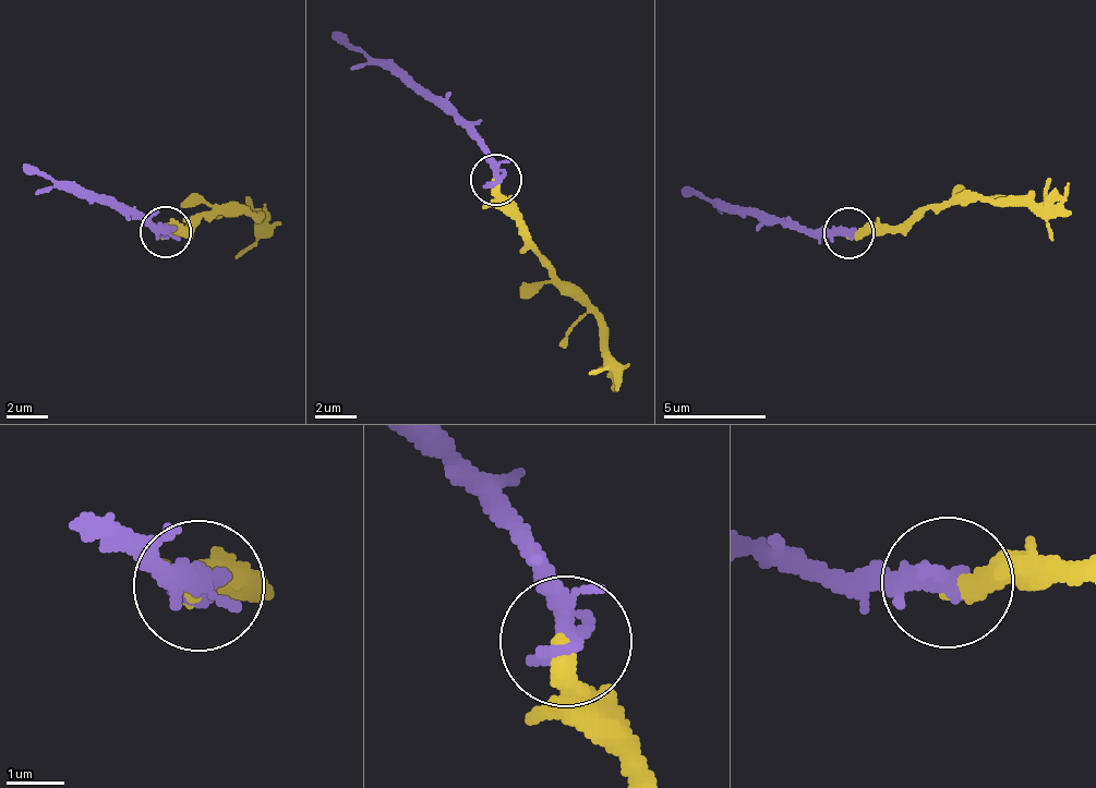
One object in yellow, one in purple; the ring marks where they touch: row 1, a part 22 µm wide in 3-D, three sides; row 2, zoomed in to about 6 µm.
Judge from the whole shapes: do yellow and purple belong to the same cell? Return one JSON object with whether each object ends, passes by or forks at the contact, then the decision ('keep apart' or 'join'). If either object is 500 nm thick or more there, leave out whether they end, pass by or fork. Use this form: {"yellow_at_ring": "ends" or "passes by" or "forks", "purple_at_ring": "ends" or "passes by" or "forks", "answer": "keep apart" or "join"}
{"yellow_at_ring": "ends", "purple_at_ring": "passes by", "answer": "join"}

